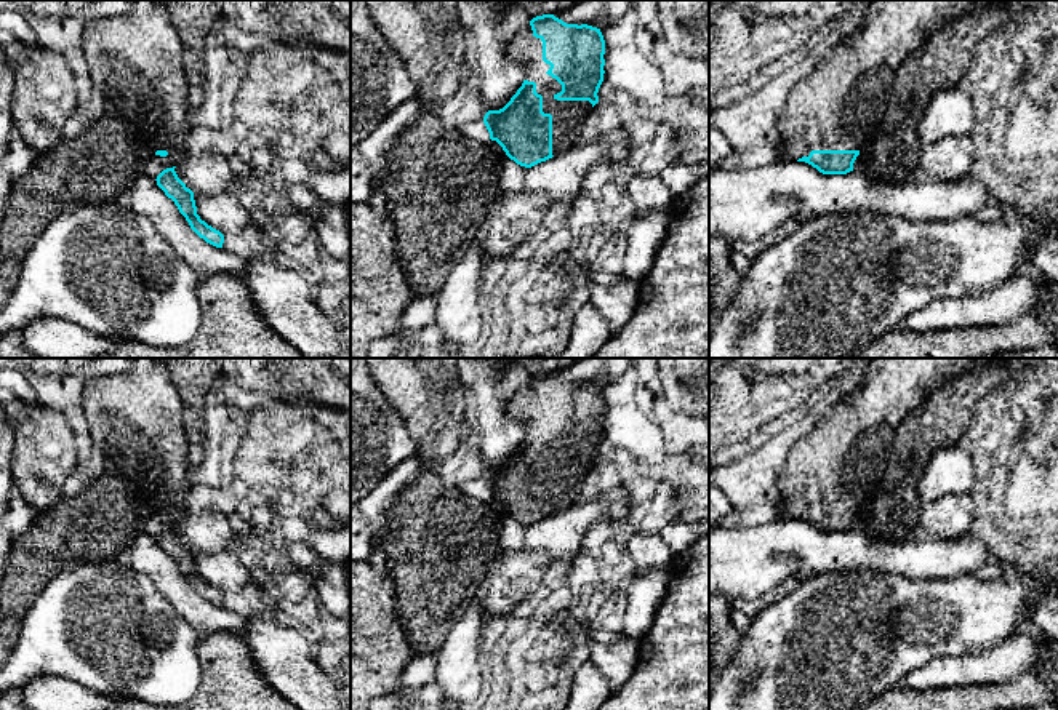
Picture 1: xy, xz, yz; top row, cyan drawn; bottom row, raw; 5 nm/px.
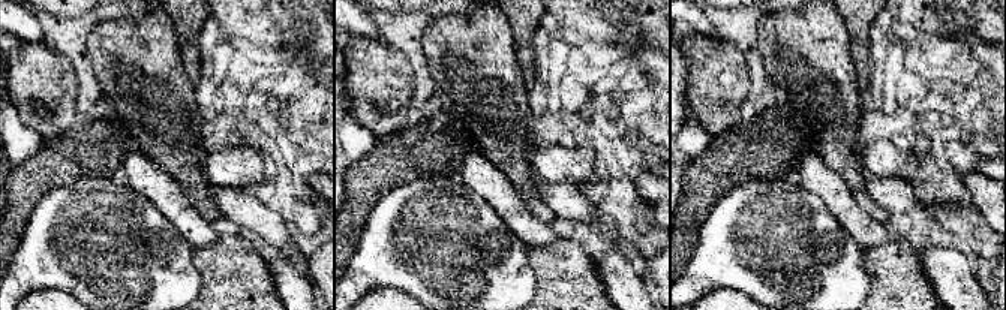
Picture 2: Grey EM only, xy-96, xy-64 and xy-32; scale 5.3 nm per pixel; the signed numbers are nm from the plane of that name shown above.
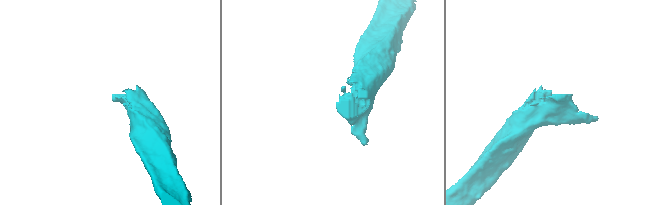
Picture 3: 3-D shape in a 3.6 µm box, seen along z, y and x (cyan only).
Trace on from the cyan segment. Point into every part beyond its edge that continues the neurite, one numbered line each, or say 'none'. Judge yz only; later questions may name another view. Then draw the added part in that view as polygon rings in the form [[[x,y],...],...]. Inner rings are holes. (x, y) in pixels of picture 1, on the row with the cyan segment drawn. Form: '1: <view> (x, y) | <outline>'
1: yz (839, 104) | [[[868,0],[863,24],[840,40],[816,69],[791,90],[779,117],[778,160],[799,160],[812,150],[860,150],[880,123],[896,70],[928,37],[972,11],[1007,0]]]

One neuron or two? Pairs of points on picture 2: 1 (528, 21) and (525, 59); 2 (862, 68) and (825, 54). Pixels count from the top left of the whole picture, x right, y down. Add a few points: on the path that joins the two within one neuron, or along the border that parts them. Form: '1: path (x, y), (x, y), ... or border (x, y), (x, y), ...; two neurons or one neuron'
1: path (525, 30), (525, 50); one neuron
2: border (847, 44), (855, 66), (856, 86), (861, 90); two neurons

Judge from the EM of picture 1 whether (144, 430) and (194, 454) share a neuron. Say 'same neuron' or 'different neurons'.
different neurons

